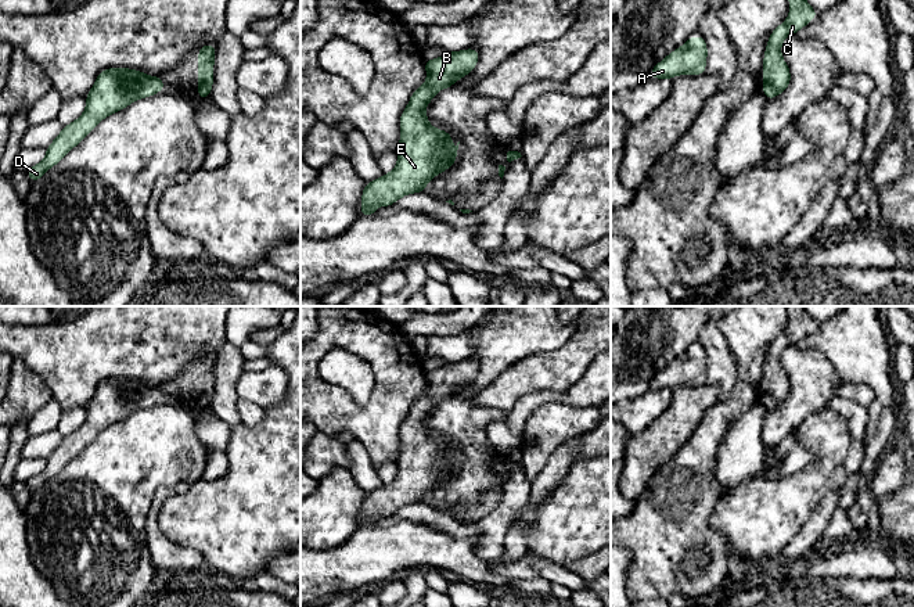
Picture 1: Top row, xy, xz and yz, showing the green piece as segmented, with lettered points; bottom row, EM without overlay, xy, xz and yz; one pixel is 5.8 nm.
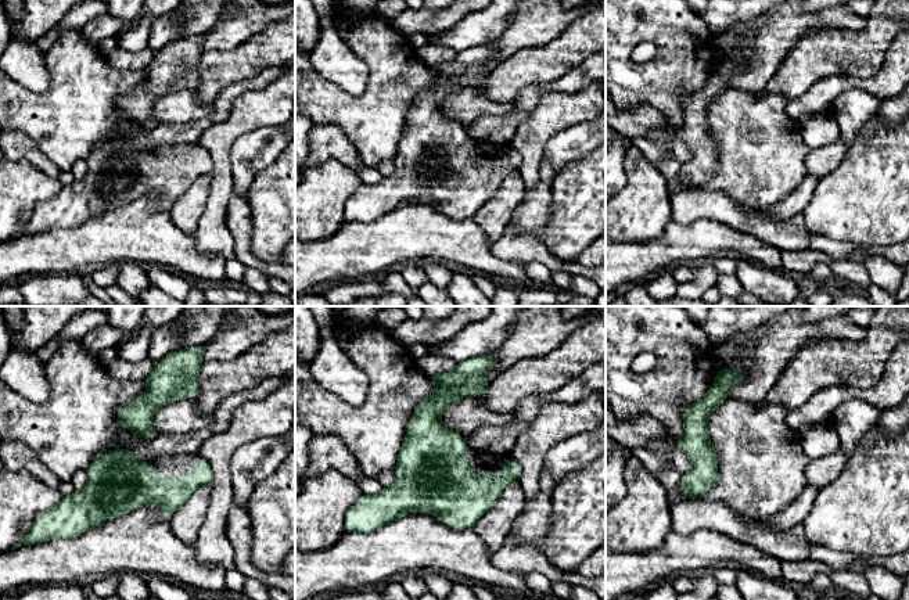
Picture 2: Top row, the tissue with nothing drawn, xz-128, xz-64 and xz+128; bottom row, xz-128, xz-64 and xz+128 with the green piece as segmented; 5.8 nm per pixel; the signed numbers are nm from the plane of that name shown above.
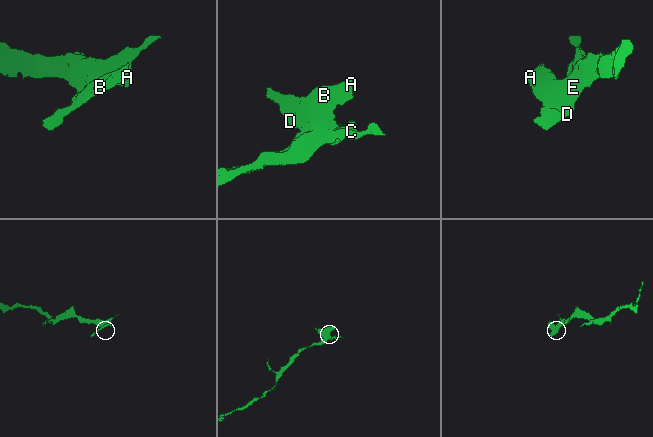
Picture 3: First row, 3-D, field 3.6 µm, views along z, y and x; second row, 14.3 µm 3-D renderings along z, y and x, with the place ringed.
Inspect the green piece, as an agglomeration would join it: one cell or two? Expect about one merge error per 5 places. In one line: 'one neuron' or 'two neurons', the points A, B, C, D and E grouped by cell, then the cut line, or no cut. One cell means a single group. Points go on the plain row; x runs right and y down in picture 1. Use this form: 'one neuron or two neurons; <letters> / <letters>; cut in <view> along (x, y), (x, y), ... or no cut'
one neuron; A B C D E; no cut

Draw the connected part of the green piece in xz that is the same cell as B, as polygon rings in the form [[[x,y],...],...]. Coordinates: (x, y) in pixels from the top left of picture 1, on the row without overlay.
[[[472,358],[424,370],[427,391],[413,402],[400,425],[397,474],[391,484],[366,493],[360,527],[377,527],[373,521],[377,517],[391,517],[407,504],[425,503],[424,498],[457,471],[460,452],[451,456],[450,443],[432,438],[425,417],[438,402],[471,384],[478,371],[479,362]]]

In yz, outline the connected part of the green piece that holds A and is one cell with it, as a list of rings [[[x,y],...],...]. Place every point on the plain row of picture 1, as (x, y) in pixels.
[[[702,345],[690,346],[687,352],[666,366],[651,381],[654,389],[672,389],[679,385],[698,387],[706,382],[708,356]]]

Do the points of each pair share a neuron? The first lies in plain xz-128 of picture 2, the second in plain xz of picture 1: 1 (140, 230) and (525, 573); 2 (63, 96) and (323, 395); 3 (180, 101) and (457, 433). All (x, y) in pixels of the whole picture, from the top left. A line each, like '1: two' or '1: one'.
1: two
2: one
3: one

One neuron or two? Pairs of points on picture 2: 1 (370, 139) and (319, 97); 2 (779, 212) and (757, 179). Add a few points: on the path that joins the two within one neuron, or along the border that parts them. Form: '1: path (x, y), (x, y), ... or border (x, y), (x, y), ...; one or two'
1: path (358, 129), (331, 106); one
2: border (800, 184), (768, 208), (744, 207); two

